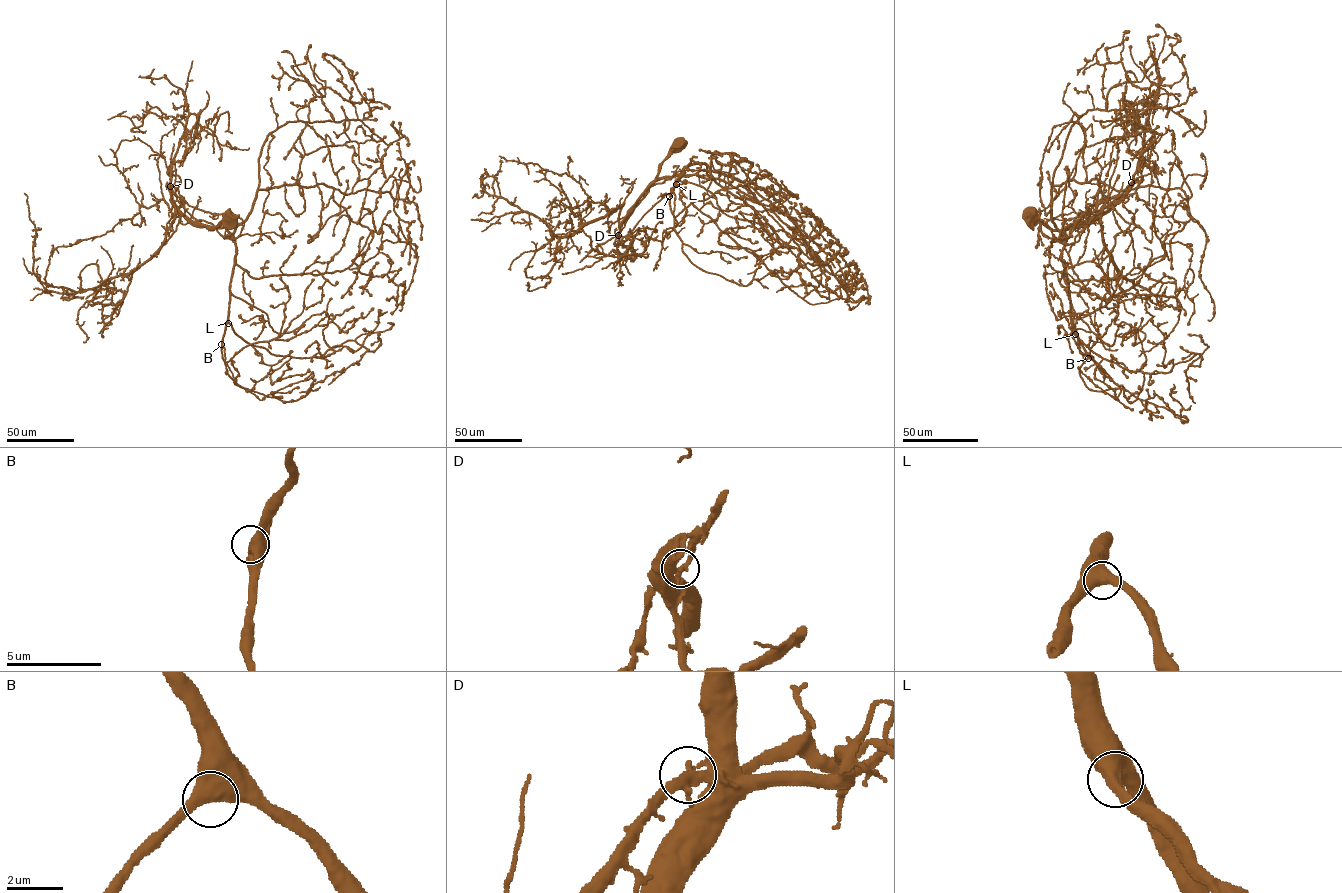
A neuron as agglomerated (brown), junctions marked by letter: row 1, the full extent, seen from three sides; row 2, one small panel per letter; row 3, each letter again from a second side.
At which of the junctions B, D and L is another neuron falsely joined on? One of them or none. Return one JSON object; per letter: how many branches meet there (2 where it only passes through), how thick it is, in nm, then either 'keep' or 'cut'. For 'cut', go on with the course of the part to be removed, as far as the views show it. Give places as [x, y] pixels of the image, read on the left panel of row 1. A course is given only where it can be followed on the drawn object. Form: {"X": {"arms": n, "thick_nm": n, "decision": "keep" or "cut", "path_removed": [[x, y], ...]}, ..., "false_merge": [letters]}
{"B": {"arms": 2, "thick_nm": 600, "decision": "keep"}, "D": {"arms": 2, "thick_nm": 380, "decision": "keep"}, "L": {"arms": 2, "thick_nm": 600, "decision": "keep"}, "false_merge": []}

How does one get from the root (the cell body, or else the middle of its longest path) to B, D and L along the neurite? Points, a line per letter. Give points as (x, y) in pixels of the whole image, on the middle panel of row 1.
B: (676, 146), (660, 165), (655, 180), (684, 173), (669, 196)
D: (676, 146), (660, 165), (657, 178), (643, 193), (618, 235)
L: (676, 146), (660, 165), (655, 180), (684, 173), (676, 184)

